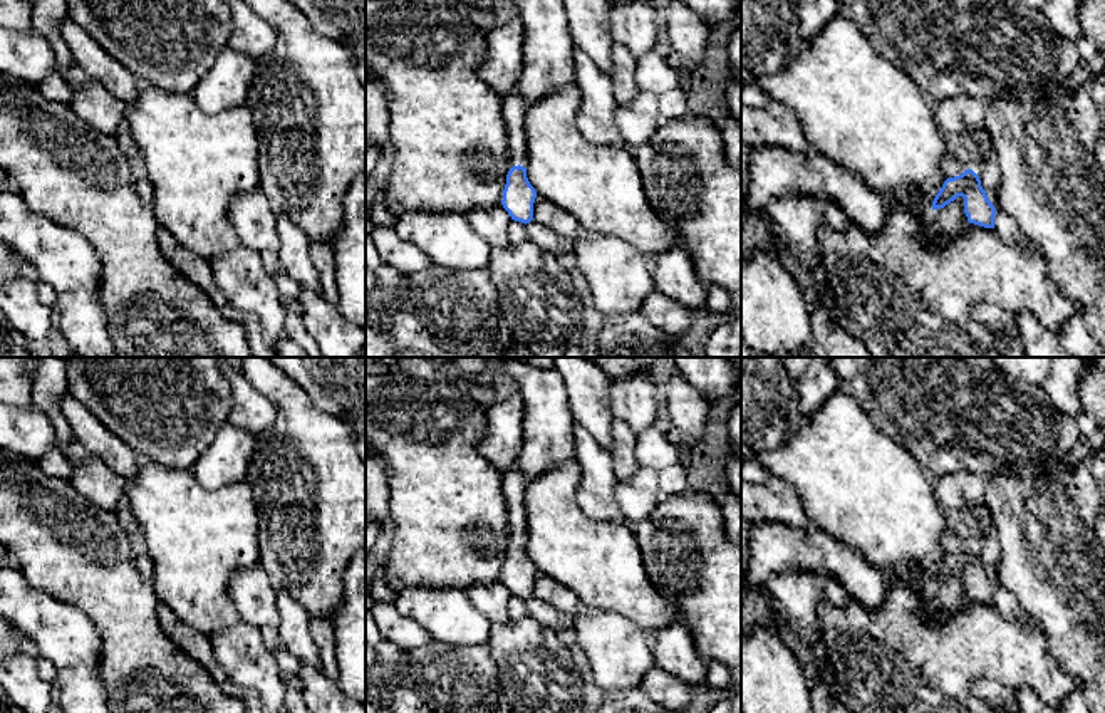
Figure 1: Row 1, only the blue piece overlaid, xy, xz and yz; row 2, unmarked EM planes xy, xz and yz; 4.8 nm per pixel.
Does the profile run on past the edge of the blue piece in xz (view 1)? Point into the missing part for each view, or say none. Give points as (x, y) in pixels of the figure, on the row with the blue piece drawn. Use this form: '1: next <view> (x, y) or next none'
1: next xz (513, 108)

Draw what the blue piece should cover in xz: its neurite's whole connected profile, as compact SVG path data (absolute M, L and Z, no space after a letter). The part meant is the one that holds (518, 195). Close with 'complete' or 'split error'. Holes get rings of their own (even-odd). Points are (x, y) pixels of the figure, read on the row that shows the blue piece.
M515 84L501 96L501 112L508 131L510 171L503 190L501 205L515 221L530 223L533 220L535 188L527 178L527 141L525 114L527 102Z | split error

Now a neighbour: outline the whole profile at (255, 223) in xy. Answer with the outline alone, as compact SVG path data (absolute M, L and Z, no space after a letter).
M260 190L238 195L230 203L228 218L243 247L260 255L278 253L277 215Z

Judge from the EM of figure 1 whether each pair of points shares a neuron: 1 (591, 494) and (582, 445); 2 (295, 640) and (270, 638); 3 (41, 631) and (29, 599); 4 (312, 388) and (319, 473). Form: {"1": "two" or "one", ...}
{"1": "one", "2": "two", "3": "one", "4": "two"}

